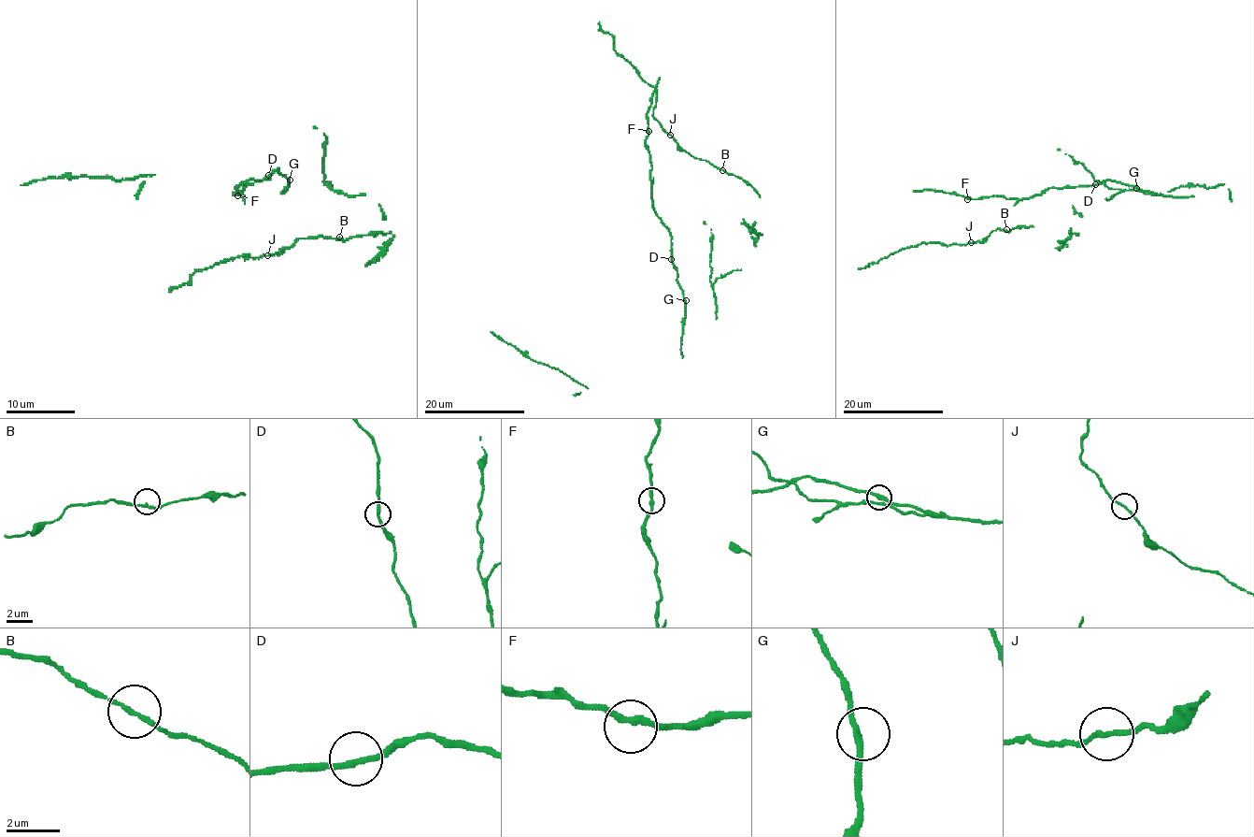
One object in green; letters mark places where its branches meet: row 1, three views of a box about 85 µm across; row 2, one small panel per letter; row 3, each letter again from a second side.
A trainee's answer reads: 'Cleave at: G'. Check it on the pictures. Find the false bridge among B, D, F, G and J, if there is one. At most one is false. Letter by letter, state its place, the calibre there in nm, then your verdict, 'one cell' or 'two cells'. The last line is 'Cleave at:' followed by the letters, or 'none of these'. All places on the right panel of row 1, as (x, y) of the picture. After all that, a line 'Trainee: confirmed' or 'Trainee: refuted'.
B: (1006, 229) | 160 nm | one cell
D: (1095, 184) | 200 nm | one cell
F: (967, 199) | 240 nm | one cell
G: (1136, 188) | 240 nm | one cell
J: (971, 242) | 160 nm | one cell
Cleave at: none of these
Trainee: refuted

